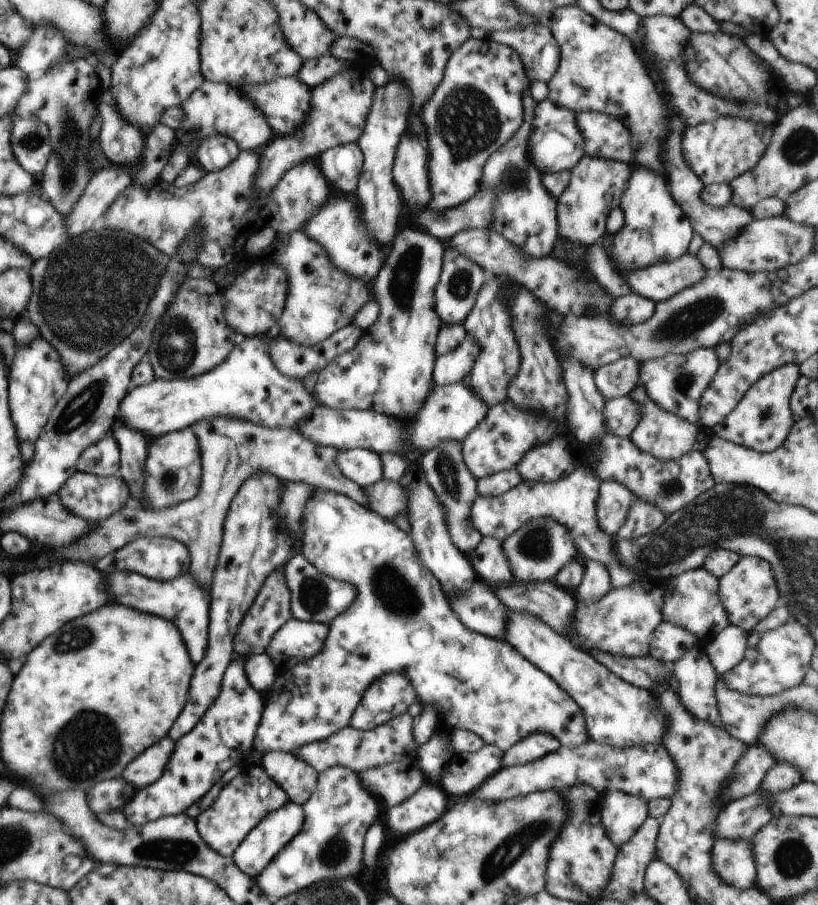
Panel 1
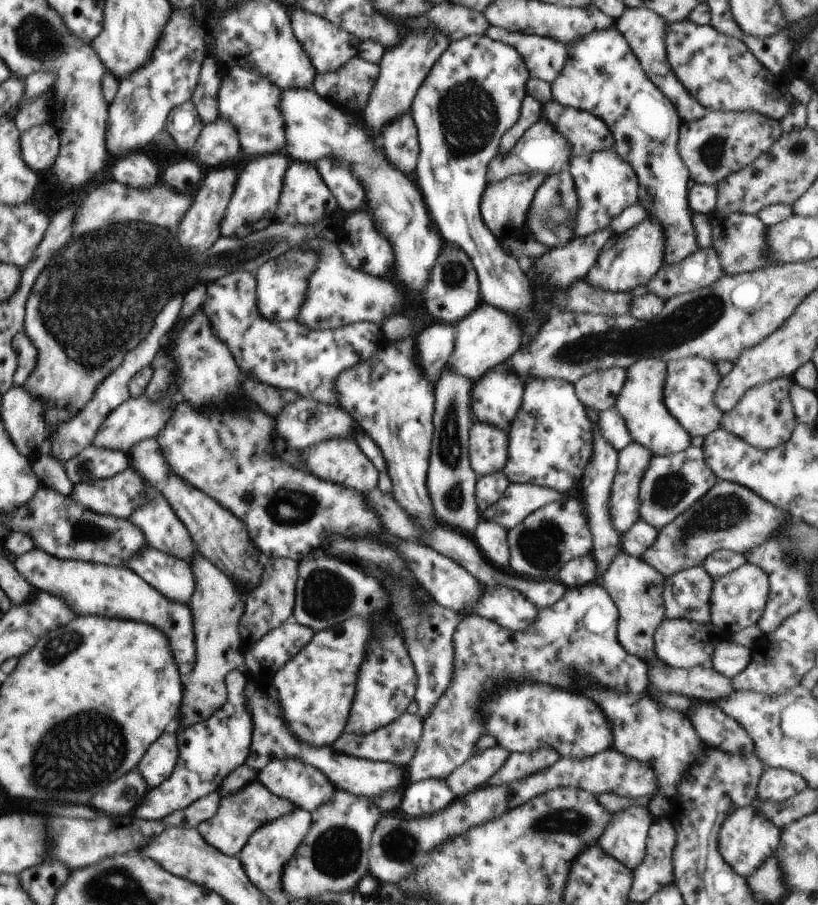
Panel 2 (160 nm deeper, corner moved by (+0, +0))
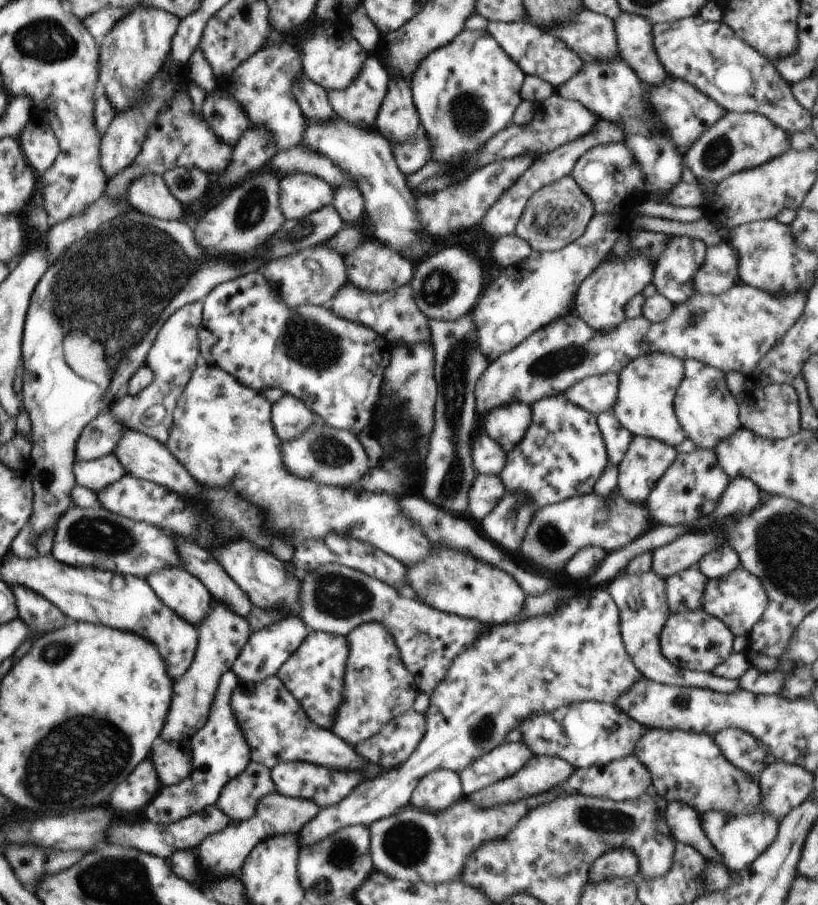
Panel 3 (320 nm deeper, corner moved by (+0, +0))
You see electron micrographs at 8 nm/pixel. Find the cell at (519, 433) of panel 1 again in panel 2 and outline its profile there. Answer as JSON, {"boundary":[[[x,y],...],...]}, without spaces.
{"boundary":[[[473,420],[470,429],[470,462],[479,476],[502,471],[508,460],[508,433]]]}

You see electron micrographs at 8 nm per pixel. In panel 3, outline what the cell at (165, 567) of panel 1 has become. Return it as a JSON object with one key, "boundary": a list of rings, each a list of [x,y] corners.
{"boundary":[[[166,568],[145,580],[167,608],[194,627],[204,622],[212,608],[213,597],[206,586],[184,569]]]}

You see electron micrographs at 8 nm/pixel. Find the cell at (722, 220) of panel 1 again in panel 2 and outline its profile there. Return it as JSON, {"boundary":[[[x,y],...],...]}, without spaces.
{"boundary":[[[730,213],[721,224],[713,227],[711,246],[716,249],[726,275],[749,273],[776,264],[771,262],[767,243],[767,226],[758,215]]]}

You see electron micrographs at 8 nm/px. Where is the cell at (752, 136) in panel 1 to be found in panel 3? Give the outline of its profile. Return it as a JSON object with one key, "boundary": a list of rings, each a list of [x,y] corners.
{"boundary":[[[727,111],[716,124],[706,128],[702,136],[684,152],[683,162],[690,168],[698,183],[717,184],[732,174],[761,166],[764,162],[784,154],[791,144],[788,134],[766,116],[756,112]]]}

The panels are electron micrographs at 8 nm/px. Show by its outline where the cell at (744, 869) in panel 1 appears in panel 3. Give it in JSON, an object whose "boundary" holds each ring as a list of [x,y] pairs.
{"boundary":[[[758,806],[756,812],[746,816],[734,816],[725,811],[709,811],[701,814],[702,829],[718,856],[722,856],[722,862],[726,869],[736,876],[744,869],[752,865],[776,840],[778,819],[772,817],[762,806]]]}

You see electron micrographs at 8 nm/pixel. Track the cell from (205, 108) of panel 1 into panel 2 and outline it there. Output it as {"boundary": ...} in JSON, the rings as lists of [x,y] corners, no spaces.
{"boundary":[[[232,67],[221,72],[221,85],[218,91],[219,116],[234,124],[241,148],[246,154],[257,157],[285,154],[284,118],[279,105],[281,96],[281,89],[255,70]]]}

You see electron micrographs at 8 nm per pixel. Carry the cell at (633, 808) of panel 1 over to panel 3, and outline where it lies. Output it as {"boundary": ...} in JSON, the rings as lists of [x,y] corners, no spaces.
{"boundary":[[[616,848],[602,854],[591,867],[590,882],[602,882],[606,878],[637,879],[640,872],[640,860],[630,848]]]}

